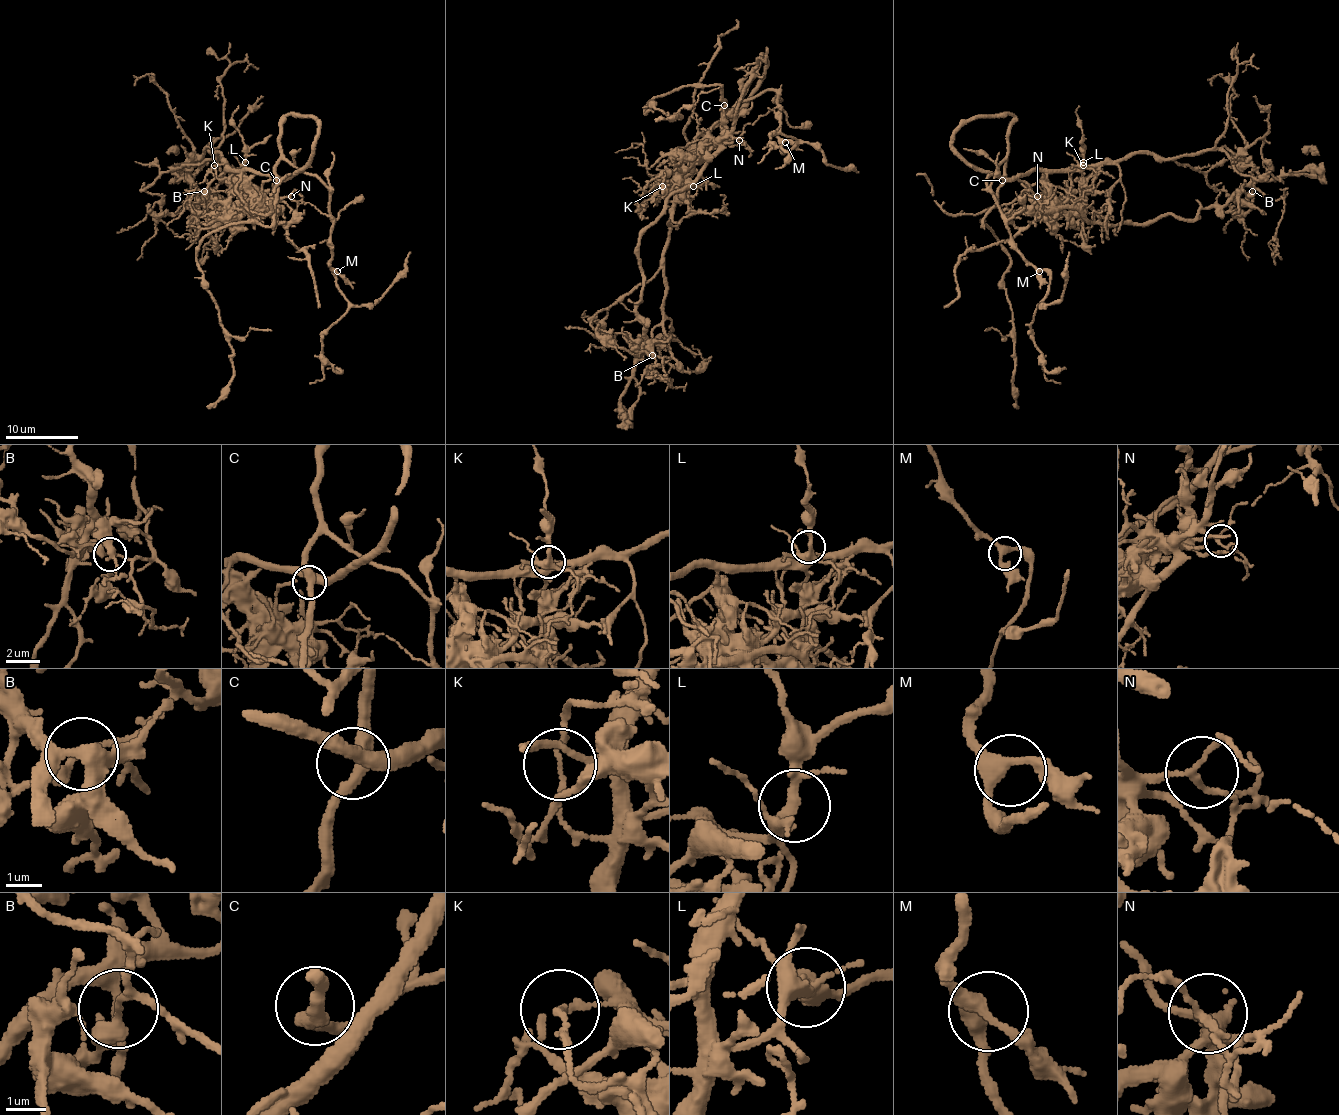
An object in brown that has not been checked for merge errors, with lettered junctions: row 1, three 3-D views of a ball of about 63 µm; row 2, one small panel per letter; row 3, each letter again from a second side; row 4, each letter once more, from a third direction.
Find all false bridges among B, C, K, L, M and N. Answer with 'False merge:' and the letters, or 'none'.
False merge: B, K

